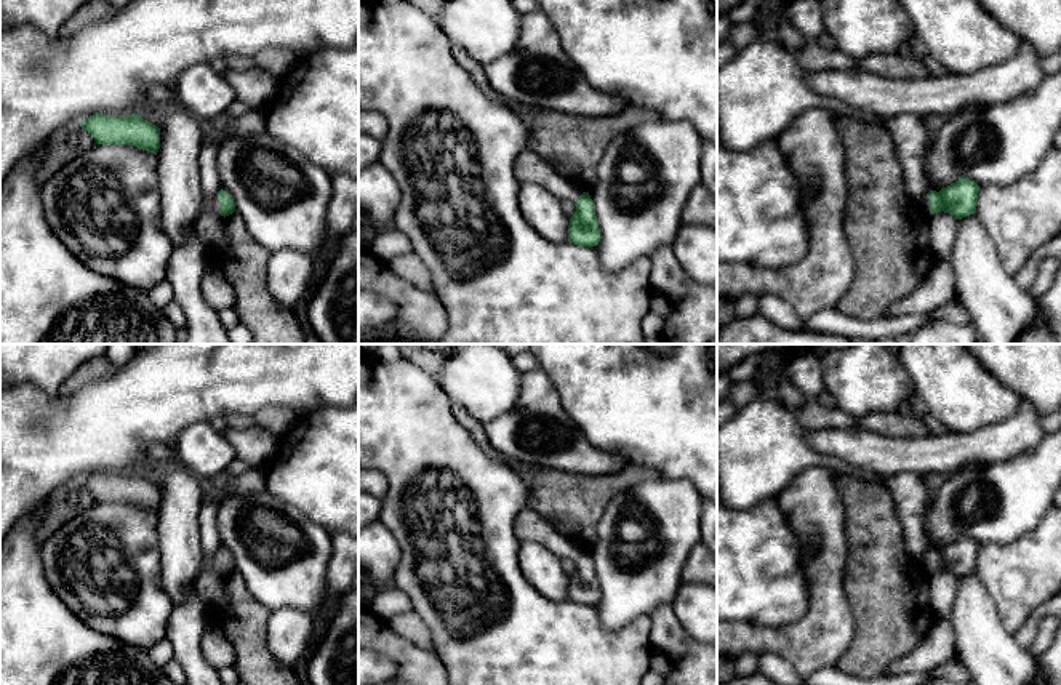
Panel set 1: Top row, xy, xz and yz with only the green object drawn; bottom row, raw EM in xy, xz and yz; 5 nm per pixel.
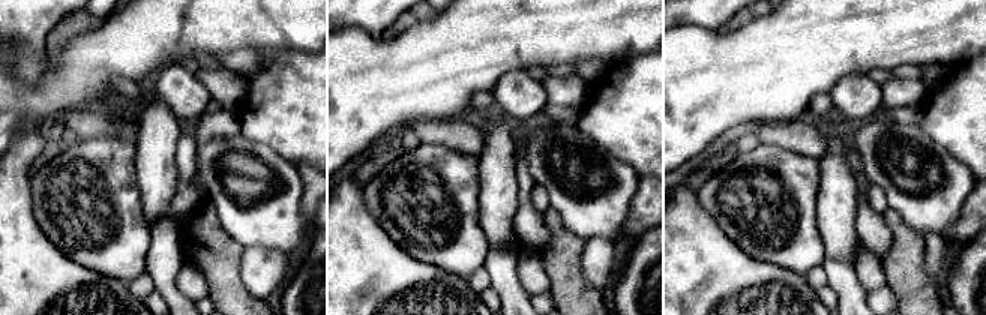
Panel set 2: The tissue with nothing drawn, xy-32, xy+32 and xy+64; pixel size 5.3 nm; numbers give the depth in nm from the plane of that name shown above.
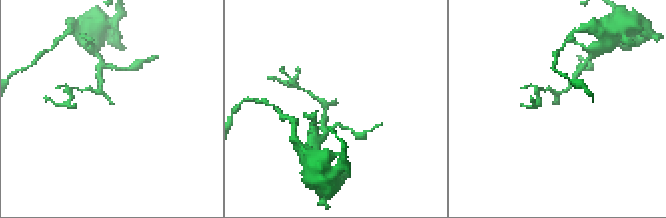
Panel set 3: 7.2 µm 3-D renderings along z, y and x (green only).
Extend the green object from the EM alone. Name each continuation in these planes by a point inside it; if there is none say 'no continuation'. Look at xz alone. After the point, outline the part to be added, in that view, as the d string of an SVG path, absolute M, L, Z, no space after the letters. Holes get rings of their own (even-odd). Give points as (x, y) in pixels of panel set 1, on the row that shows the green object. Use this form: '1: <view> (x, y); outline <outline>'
1: xz (528, 167); outline M523 150L514 162L515 178L520 184L538 184L560 200L578 202L583 194L570 179L559 174L547 162L535 152Z

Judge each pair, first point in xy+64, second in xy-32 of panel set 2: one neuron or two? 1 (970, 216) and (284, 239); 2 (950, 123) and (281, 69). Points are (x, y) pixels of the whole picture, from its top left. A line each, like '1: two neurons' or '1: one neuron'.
1: two neurons
2: one neuron

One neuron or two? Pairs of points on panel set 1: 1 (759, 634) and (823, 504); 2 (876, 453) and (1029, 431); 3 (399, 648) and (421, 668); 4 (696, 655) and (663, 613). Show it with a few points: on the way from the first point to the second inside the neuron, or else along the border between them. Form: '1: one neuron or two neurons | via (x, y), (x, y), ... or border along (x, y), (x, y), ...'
1: one neuron | via (800, 632), (824, 608), (824, 546)
2: one neuron | via (914, 453), (948, 453), (991, 444)
3: one neuron | via (404, 653), (416, 666)
4: one neuron | via (685, 645), (664, 624)

